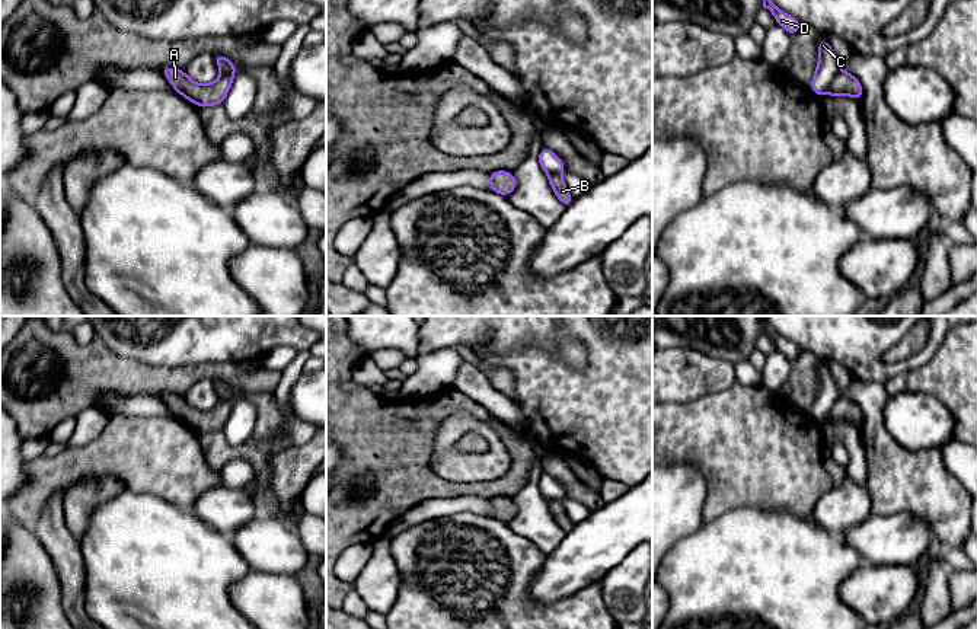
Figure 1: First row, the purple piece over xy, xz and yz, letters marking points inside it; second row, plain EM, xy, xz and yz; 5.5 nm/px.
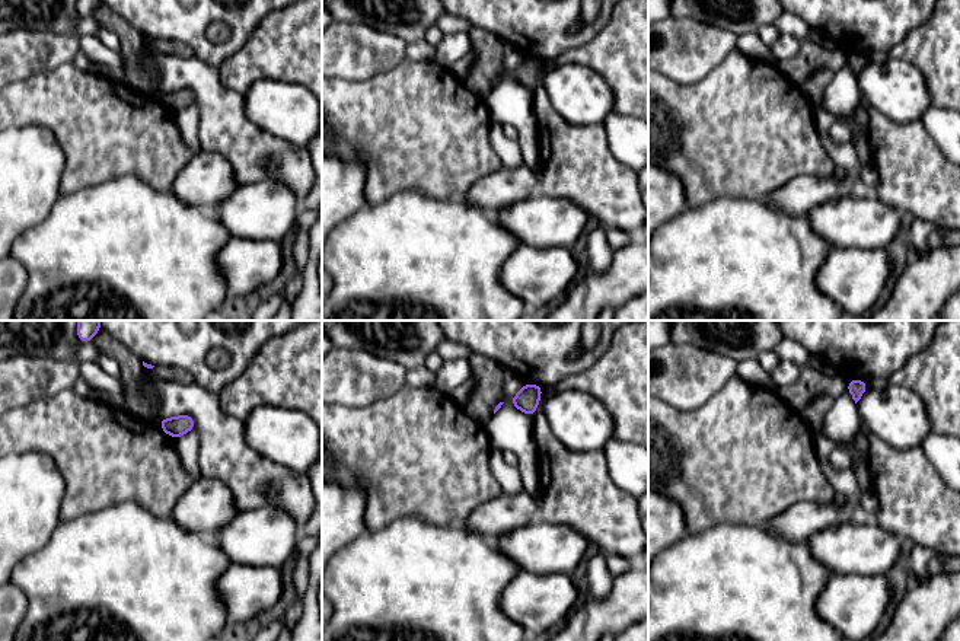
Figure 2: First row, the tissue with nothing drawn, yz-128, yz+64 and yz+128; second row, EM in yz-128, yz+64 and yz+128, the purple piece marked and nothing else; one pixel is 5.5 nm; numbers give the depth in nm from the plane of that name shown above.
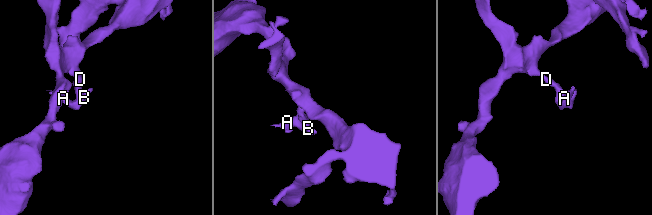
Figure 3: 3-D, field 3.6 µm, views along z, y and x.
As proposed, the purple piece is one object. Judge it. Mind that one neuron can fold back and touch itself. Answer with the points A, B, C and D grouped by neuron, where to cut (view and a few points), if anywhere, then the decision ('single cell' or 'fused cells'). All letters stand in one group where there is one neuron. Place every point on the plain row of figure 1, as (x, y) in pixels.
A B / C D; cut in yz along (840, 396), (824, 418); fused cells

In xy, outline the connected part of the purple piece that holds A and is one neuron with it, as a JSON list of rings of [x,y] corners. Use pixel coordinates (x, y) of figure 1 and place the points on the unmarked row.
[[[163,393],[160,397],[178,419],[197,432],[223,431],[233,409],[232,400],[223,400],[210,411],[199,411],[179,395]]]

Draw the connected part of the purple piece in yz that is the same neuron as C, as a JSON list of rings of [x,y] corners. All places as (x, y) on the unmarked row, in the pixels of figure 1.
[[[826,365],[818,367],[817,373],[820,387],[815,393],[810,416],[821,424],[834,406],[836,400],[840,397],[840,389]]]

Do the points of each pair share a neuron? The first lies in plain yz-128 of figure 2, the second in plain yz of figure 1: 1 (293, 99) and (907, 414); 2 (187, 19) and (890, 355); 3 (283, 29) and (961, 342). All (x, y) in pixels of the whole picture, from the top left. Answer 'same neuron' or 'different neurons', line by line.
1: same neuron
2: different neurons
3: same neuron

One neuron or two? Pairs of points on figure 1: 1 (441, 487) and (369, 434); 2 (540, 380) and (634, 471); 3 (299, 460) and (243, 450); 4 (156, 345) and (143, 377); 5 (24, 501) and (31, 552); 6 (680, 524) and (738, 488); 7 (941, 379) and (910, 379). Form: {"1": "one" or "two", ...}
{"1": "one", "2": "one", "3": "two", "4": "two", "5": "two", "6": "two", "7": "one"}

